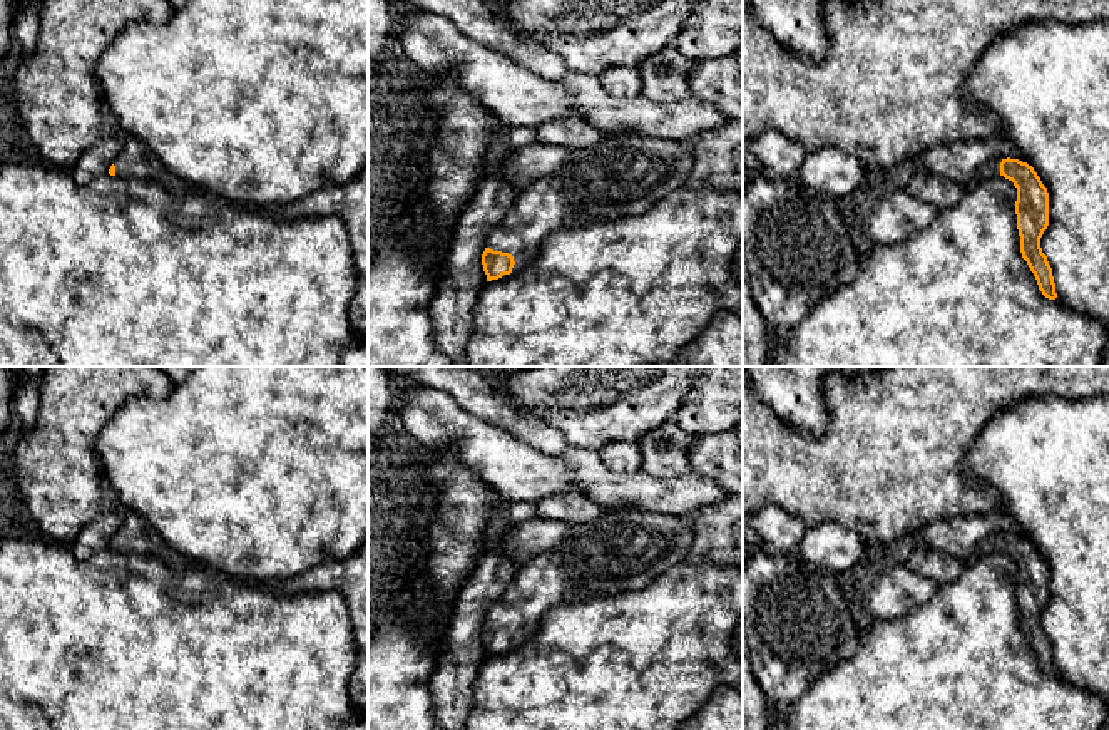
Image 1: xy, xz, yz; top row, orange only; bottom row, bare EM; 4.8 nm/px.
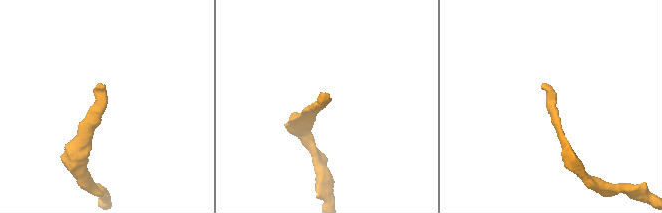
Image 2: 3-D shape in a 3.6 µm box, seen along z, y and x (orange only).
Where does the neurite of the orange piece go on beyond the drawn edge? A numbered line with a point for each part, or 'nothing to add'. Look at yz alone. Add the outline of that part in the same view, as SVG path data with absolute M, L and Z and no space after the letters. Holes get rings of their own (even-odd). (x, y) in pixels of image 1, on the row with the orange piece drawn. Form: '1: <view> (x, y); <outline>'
1: yz (991, 169); M992 159L987 162L979 172L977 172L977 182L984 181L987 177L997 177L1000 176L1000 159Z

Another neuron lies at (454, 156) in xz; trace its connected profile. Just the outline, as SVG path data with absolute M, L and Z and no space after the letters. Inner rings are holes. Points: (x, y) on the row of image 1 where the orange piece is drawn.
M453 70L435 74L433 79L430 97L442 124L423 147L428 181L425 198L437 231L433 238L427 236L425 244L438 280L445 271L455 223L482 181L480 166L498 121L477 97L463 90Z

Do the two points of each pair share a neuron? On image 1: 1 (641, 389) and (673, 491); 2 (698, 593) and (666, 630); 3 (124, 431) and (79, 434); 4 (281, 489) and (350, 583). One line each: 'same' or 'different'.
1: different
2: same
3: different
4: different

